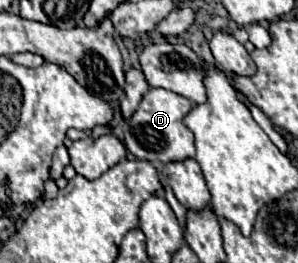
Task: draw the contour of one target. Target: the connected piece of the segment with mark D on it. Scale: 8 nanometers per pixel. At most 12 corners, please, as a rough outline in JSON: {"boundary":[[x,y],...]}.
{"boundary":[[150,89],[124,143],[146,161],[194,157],[192,103]]}

